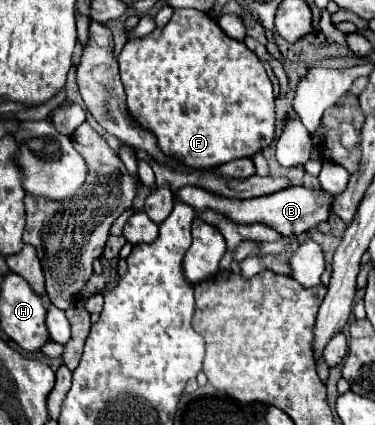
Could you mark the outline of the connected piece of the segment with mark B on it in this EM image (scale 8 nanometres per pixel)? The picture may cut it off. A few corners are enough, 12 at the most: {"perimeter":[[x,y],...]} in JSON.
{"perimeter":[[198,186],[176,198],[196,216],[214,210],[284,236],[328,222],[334,194],[290,186],[232,200]]}

